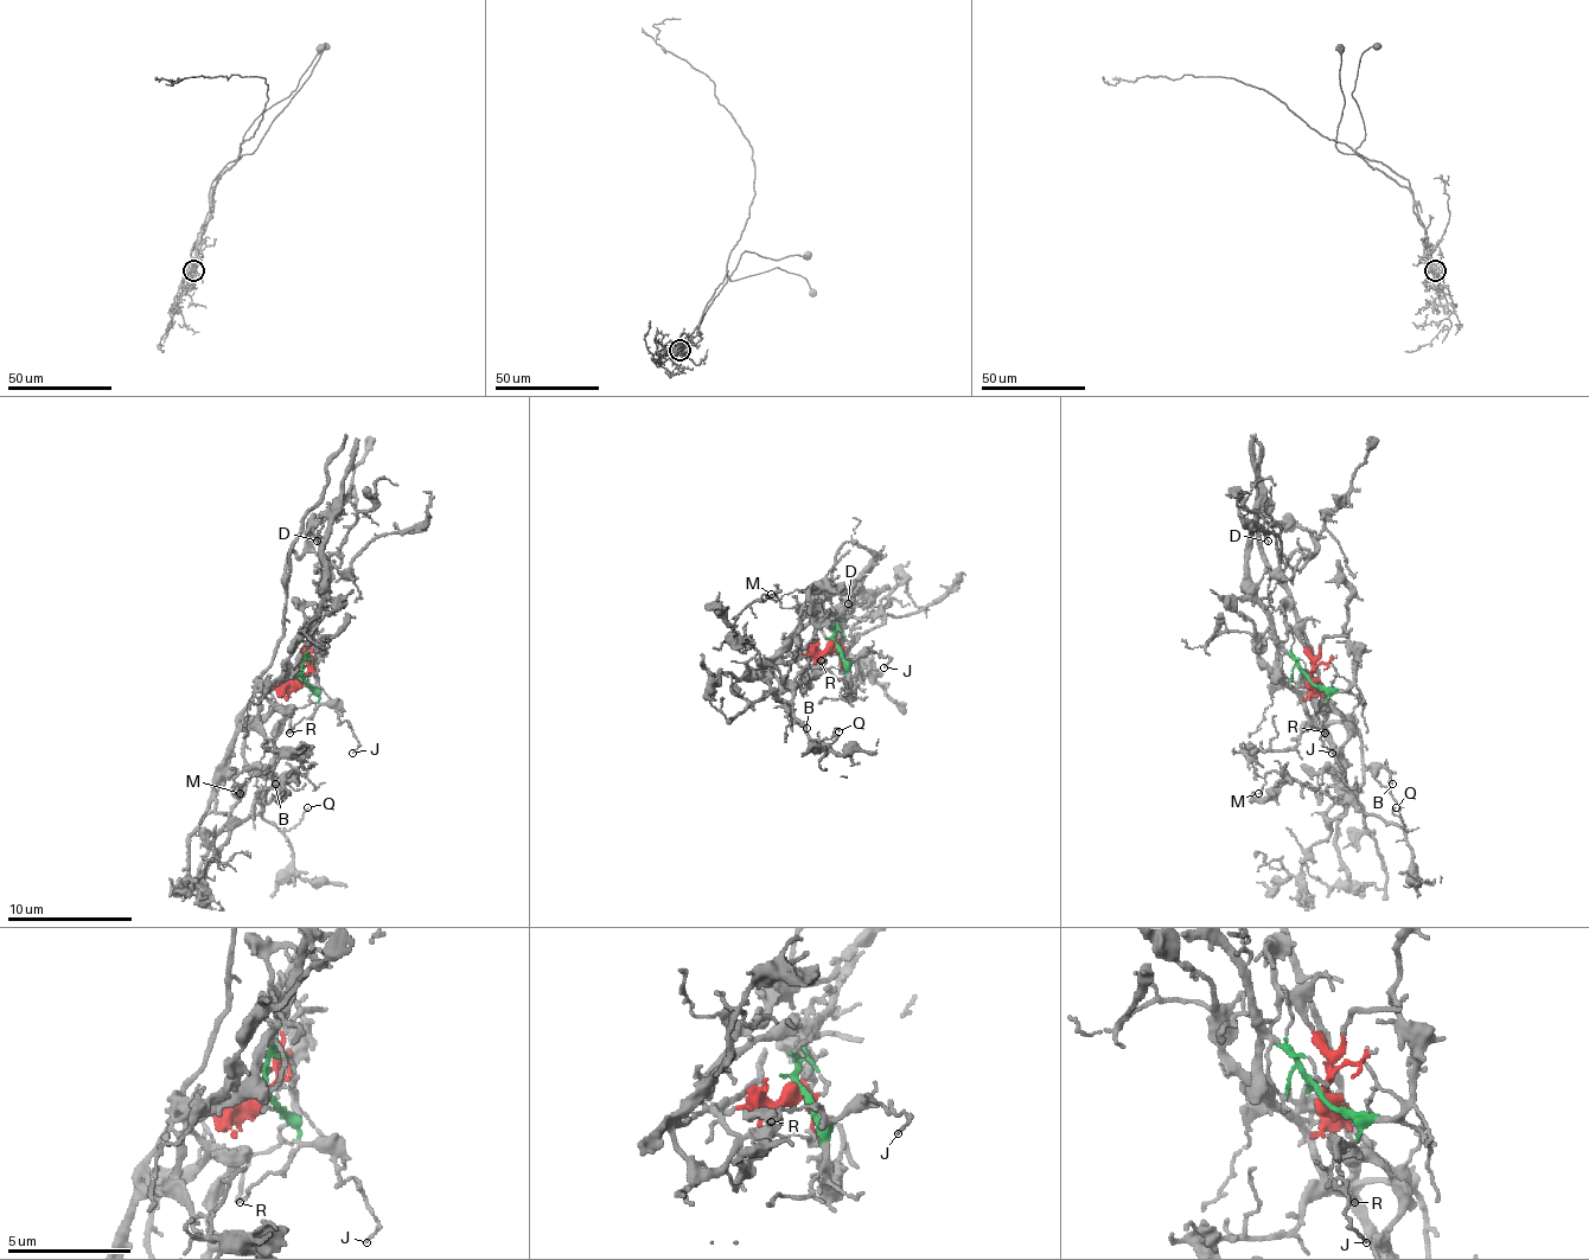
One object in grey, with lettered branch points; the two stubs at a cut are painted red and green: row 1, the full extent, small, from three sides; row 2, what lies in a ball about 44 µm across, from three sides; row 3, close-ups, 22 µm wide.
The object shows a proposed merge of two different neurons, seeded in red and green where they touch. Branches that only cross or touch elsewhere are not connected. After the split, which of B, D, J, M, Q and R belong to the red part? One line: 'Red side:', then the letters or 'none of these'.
Red side: B, M, Q

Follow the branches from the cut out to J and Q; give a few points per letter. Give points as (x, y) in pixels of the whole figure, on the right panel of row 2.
J: (1309, 679), (1327, 697), (1315, 722), (1331, 754)
Q: (1312, 679), (1346, 726), (1344, 781), (1365, 813), (1380, 816), (1402, 831), (1405, 829), (1393, 813), (1396, 806)

